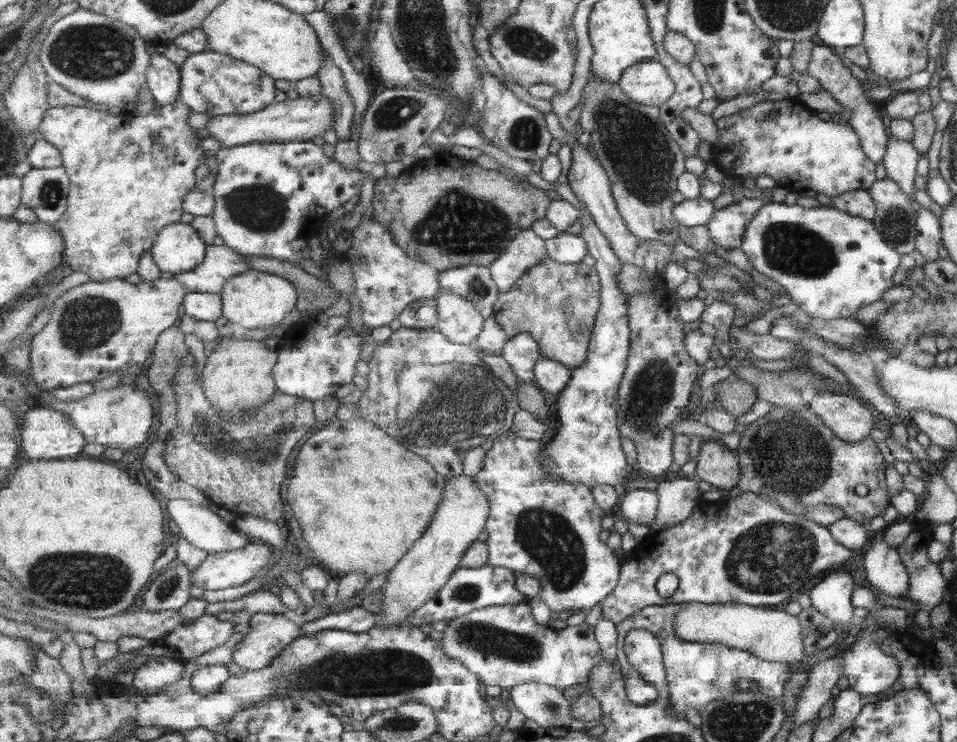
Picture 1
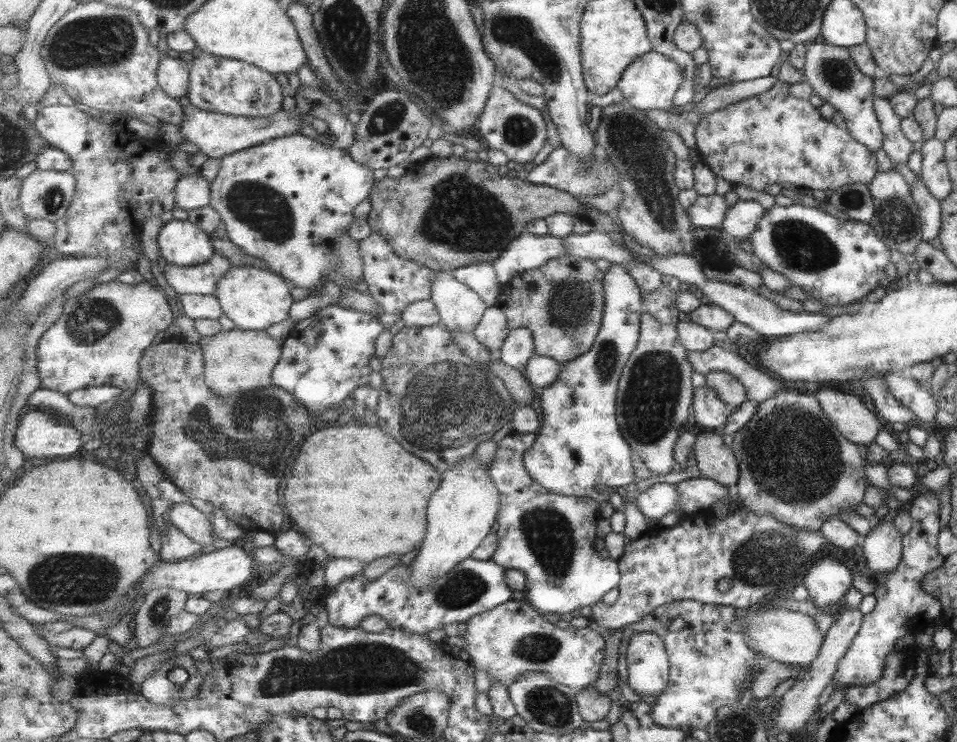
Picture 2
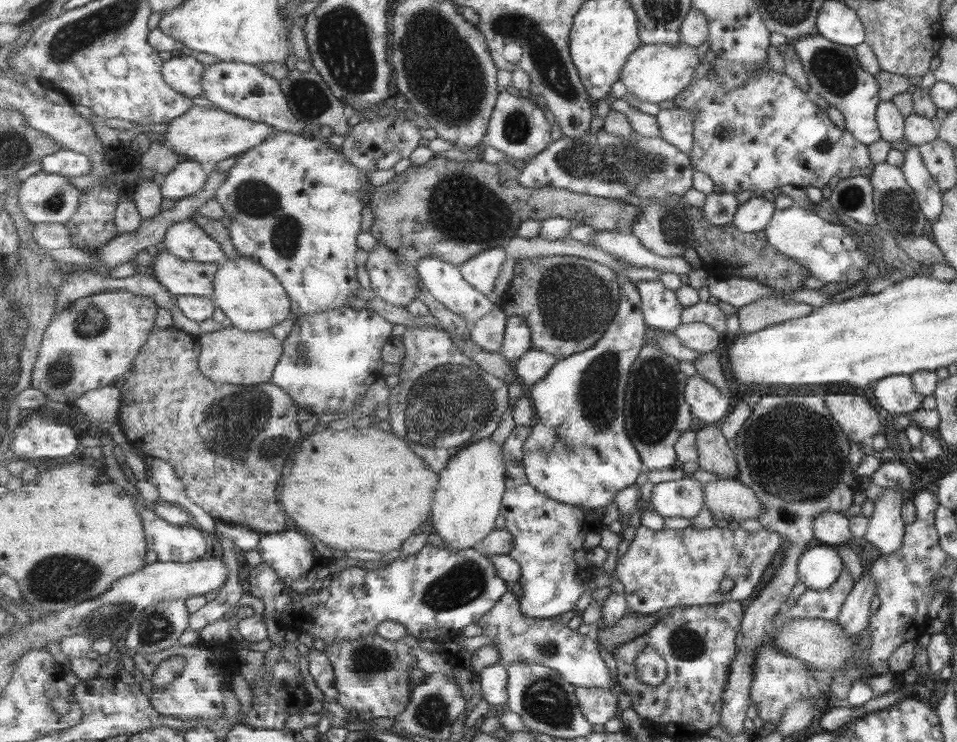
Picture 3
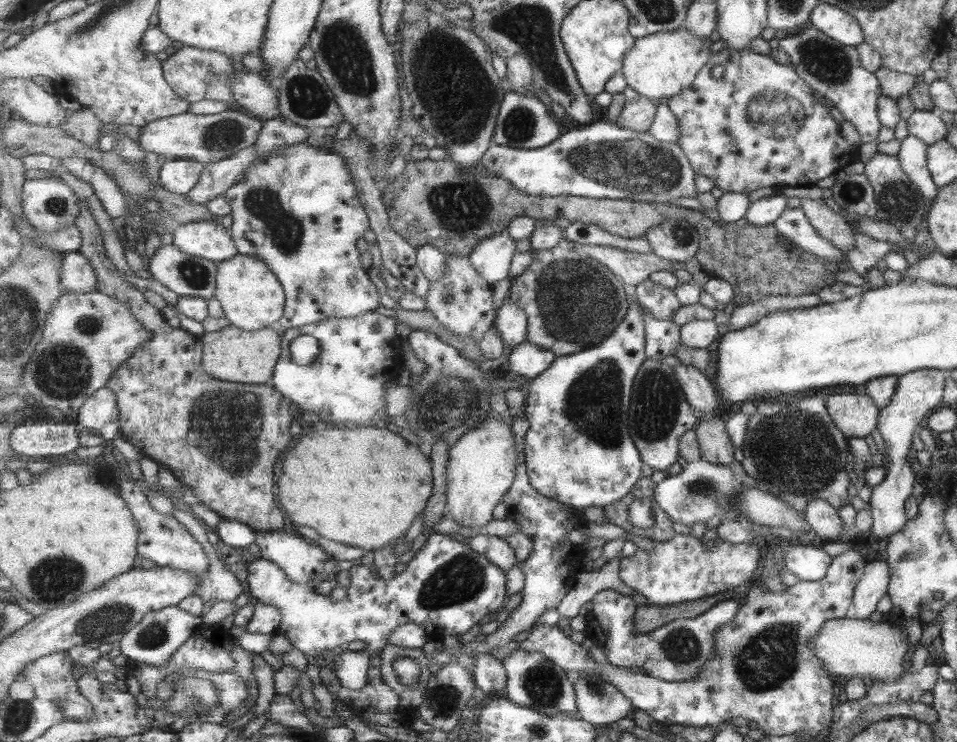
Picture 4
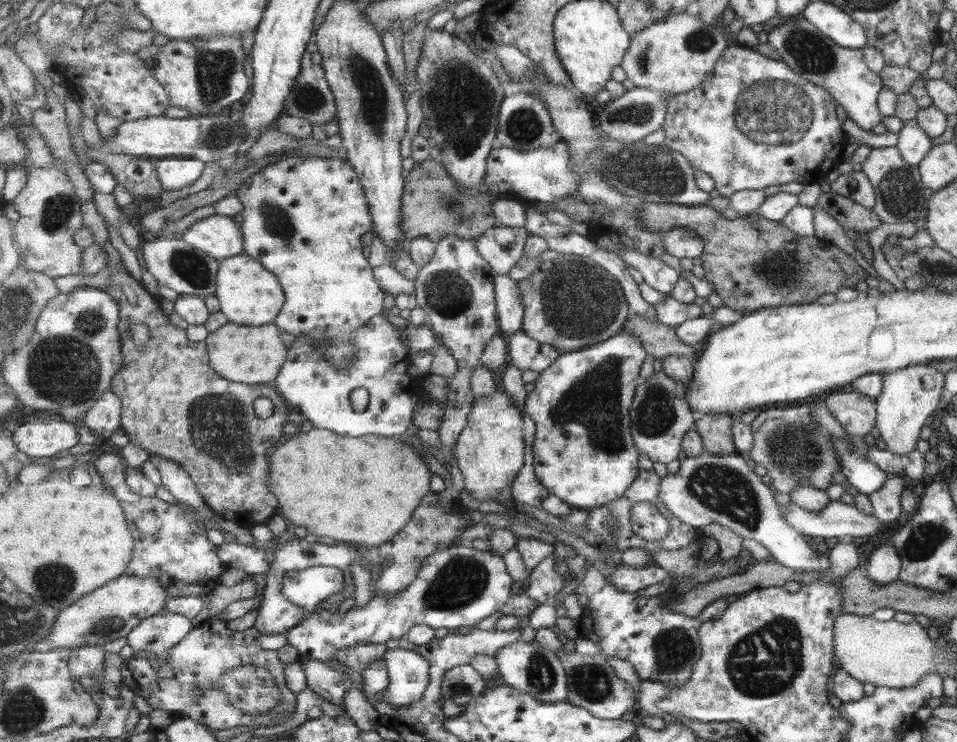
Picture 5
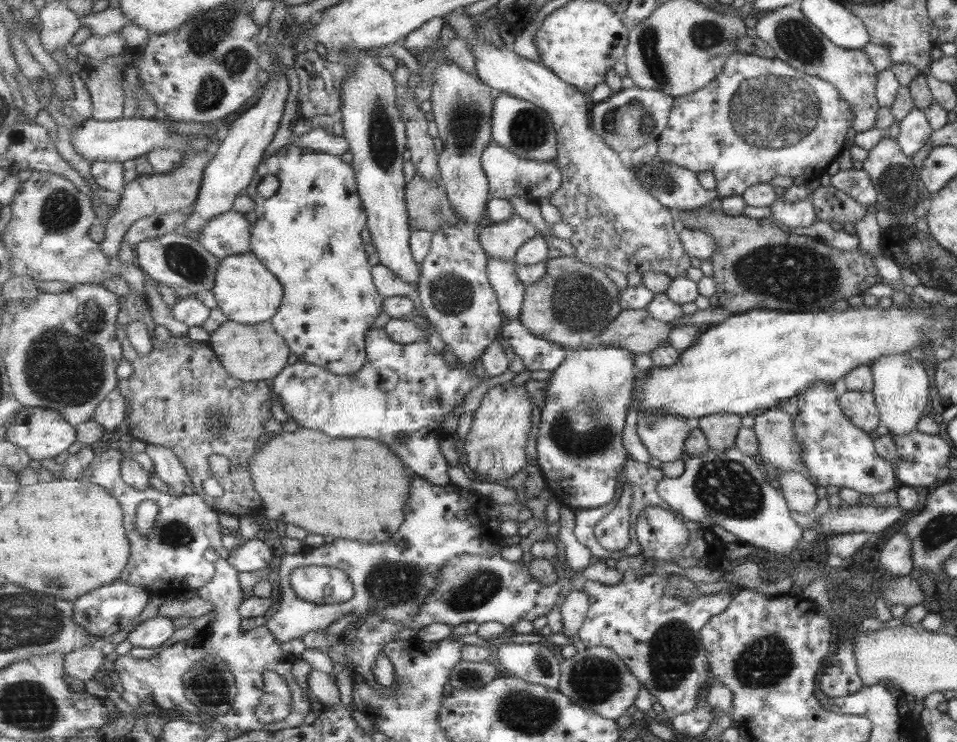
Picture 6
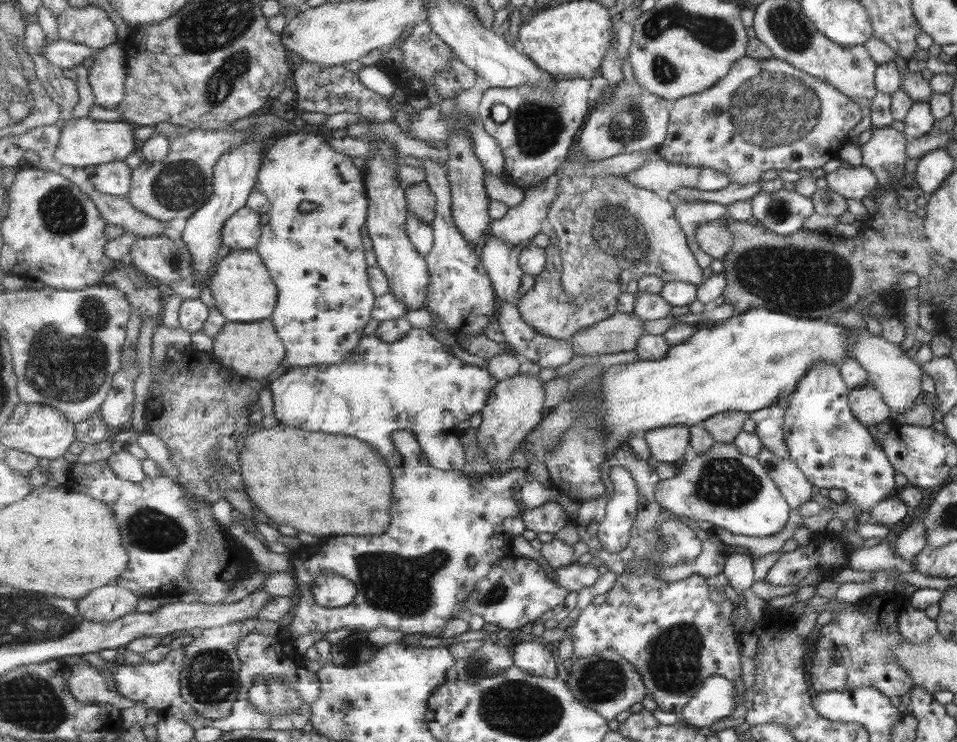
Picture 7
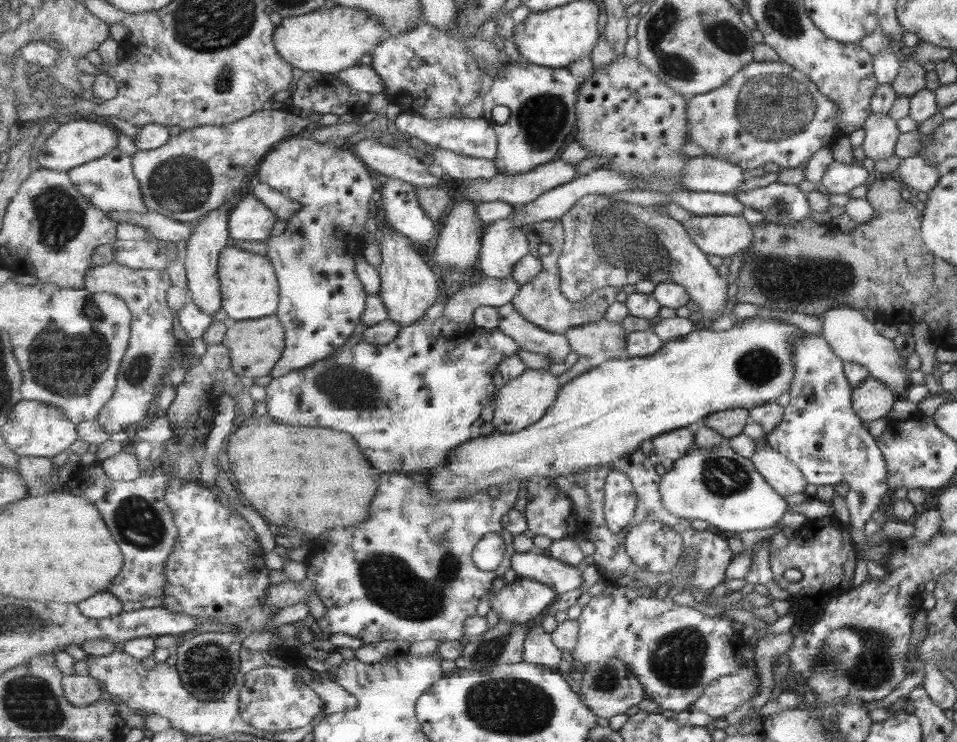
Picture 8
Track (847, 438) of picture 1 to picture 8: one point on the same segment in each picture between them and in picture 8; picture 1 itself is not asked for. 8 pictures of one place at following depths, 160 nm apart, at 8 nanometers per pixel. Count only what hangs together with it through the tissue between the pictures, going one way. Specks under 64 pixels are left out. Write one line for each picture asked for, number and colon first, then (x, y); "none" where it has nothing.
2: (857, 425)
3: (855, 416)
4: (854, 415)
5: (855, 412)
6: (858, 407)
7: (866, 402)
8: (872, 398)

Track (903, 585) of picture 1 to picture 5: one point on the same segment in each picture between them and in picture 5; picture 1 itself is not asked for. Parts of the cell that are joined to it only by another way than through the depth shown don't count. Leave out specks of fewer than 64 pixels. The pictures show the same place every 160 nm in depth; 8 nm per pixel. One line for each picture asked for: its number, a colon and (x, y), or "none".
2: (882, 546)
3: (885, 530)
4: (917, 393)
5: (908, 395)

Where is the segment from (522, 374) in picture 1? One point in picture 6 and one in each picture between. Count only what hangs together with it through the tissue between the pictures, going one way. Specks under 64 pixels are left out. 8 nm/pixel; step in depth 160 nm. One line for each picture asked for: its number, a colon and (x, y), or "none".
2: (519, 347)
3: (518, 338)
4: (512, 321)
5: (511, 310)
6: (511, 290)

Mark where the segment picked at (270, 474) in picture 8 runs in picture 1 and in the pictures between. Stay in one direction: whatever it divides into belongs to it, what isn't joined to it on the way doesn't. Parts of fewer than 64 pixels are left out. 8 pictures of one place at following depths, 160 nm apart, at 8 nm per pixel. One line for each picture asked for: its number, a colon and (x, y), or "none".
1: (363, 513)
2: (367, 497)
3: (370, 491)
4: (363, 485)
5: (366, 489)
6: (358, 489)
7: (352, 494)

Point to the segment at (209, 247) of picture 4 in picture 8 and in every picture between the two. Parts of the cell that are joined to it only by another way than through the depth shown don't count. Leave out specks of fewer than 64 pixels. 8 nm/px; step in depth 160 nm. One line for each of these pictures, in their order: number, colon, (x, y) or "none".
5: (220, 236)
6: (229, 234)
7: (244, 229)
8: (251, 220)

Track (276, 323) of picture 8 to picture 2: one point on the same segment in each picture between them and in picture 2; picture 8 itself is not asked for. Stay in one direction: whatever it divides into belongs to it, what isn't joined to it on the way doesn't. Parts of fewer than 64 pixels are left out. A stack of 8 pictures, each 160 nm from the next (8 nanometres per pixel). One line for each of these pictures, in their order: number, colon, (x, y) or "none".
2: (237, 361)
3: (233, 356)
4: (234, 355)
5: (255, 355)
6: (258, 352)
7: (253, 350)

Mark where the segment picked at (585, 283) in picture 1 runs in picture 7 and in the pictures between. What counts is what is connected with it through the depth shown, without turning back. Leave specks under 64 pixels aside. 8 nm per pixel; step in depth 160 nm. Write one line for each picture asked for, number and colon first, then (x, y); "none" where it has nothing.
2: (563, 302)
3: (569, 303)
4: (574, 302)
5: (572, 302)
6: (574, 302)
7: (547, 307)

